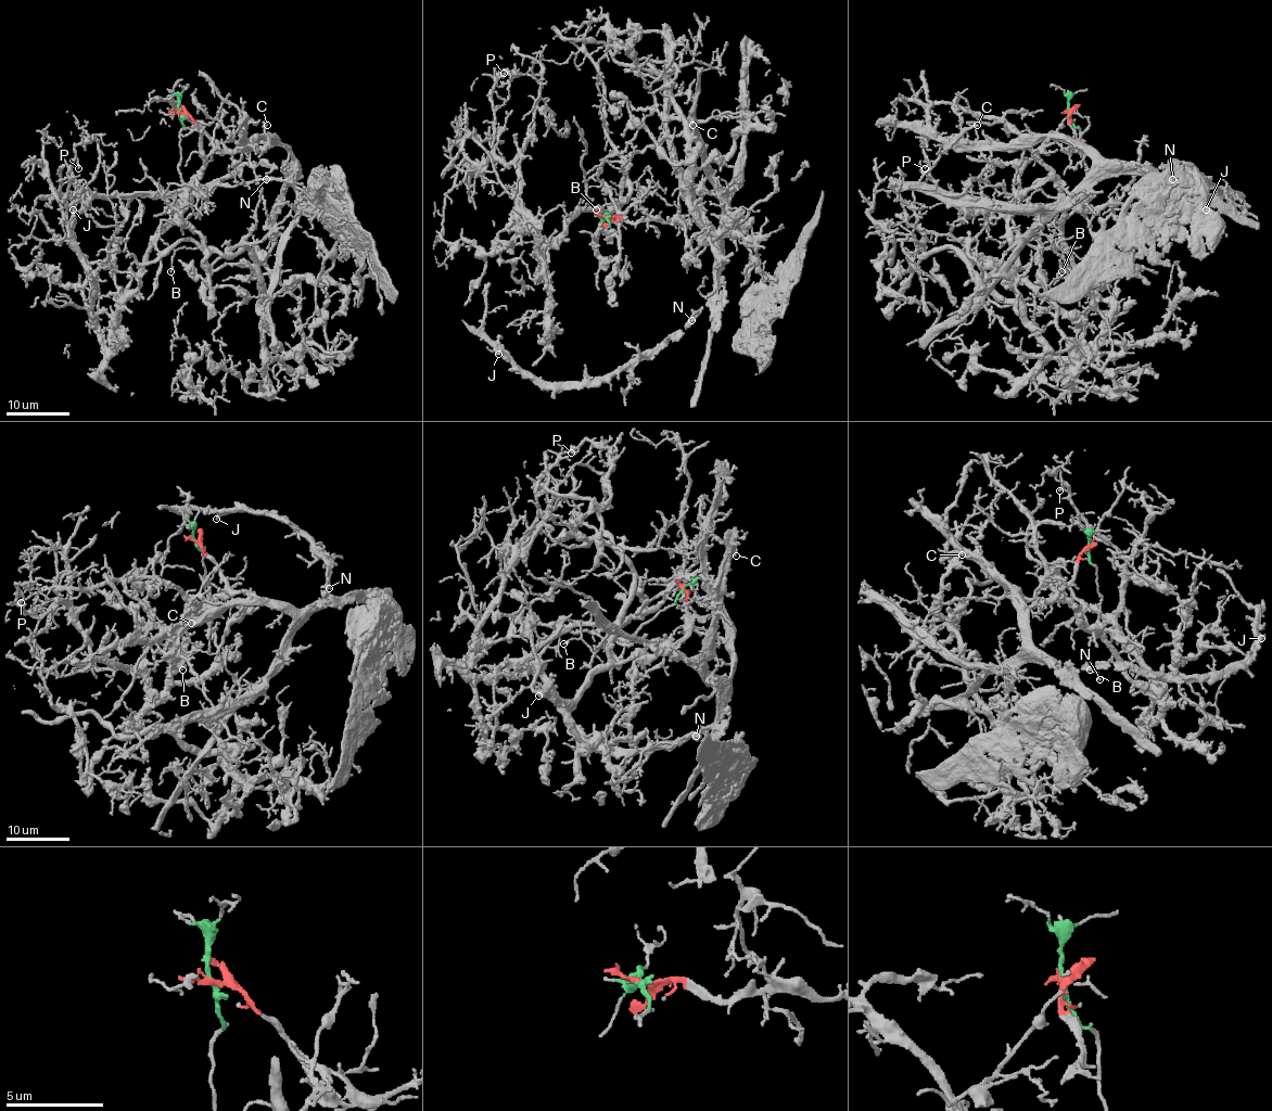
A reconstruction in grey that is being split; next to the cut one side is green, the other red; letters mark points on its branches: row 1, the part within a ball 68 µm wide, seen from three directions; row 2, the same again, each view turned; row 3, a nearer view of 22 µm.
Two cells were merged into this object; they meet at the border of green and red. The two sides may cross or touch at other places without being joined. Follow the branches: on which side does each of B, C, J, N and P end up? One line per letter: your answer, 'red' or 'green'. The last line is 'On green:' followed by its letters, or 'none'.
B: green
C: red
J: red
N: red
P: green
On green: B, P

